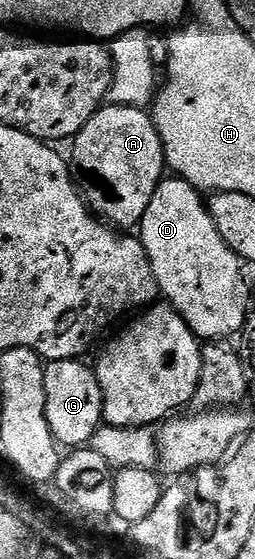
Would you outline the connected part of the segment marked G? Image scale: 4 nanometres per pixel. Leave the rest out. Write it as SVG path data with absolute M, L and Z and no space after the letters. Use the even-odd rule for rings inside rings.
M80 359L50 360L45 364L43 390L45 391L45 413L47 426L54 441L72 450L88 445L103 424L103 398L99 390L96 371Z

